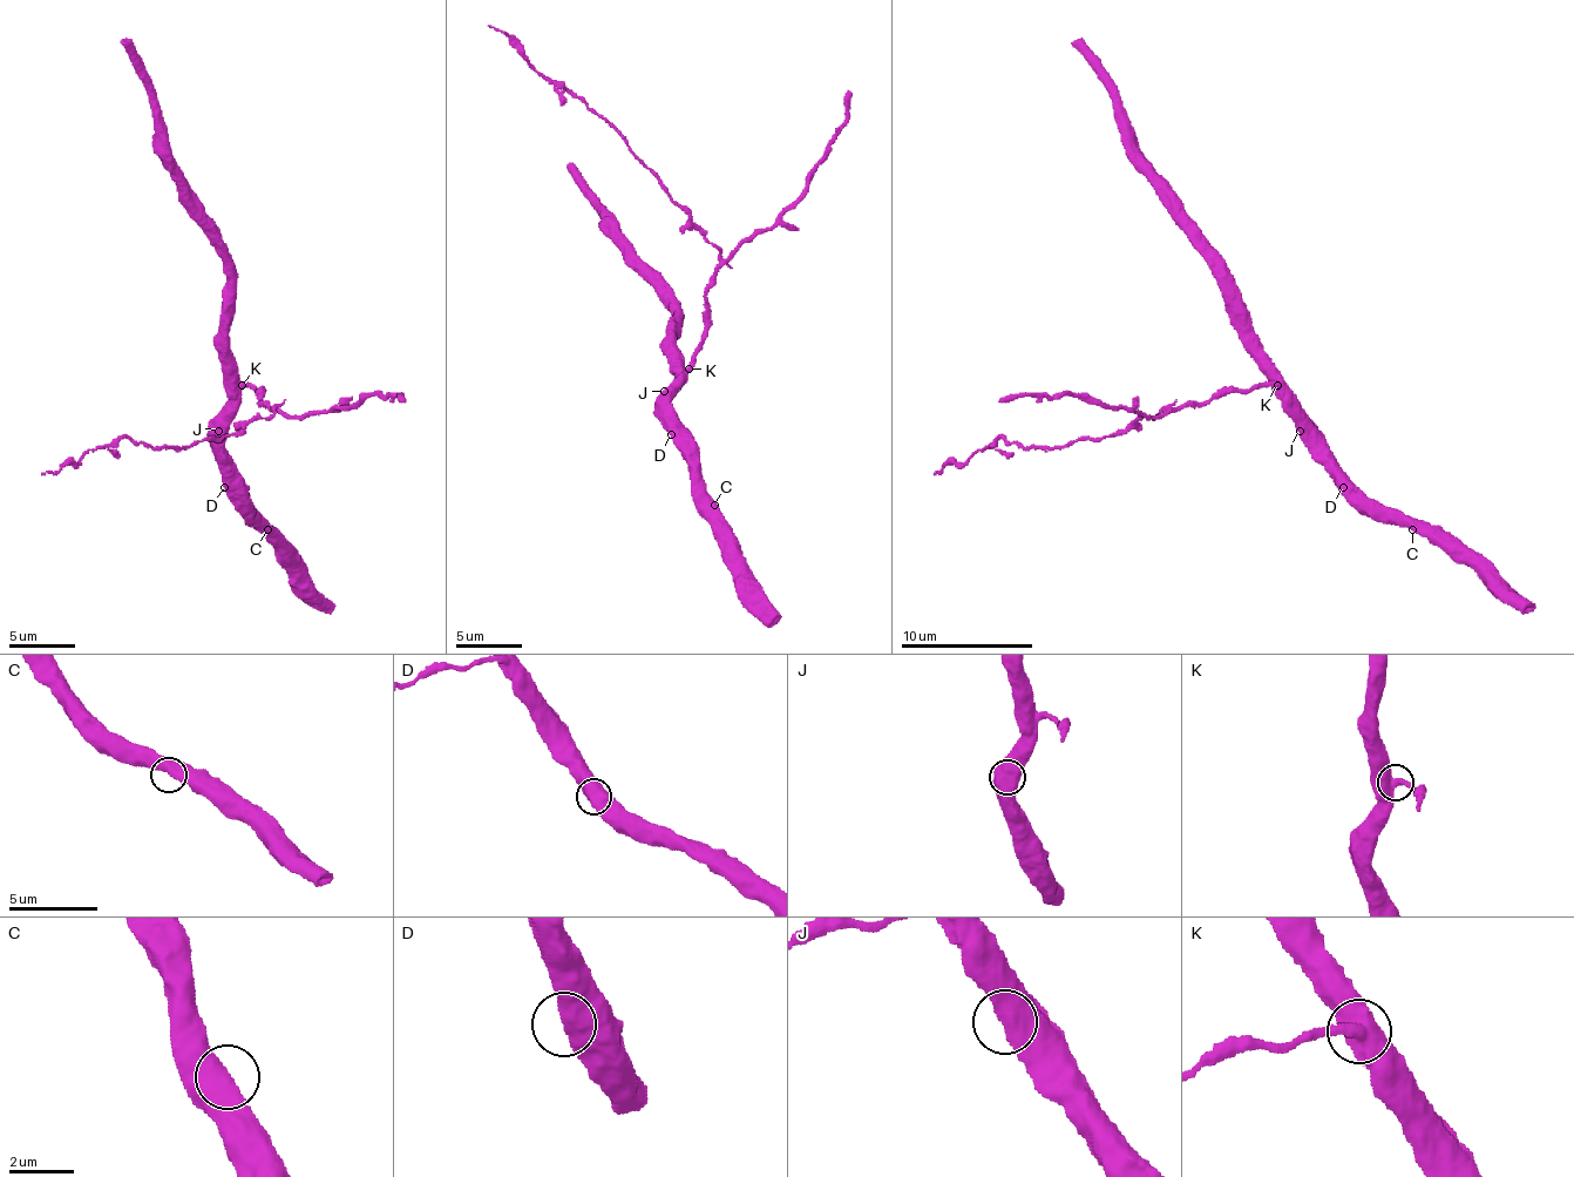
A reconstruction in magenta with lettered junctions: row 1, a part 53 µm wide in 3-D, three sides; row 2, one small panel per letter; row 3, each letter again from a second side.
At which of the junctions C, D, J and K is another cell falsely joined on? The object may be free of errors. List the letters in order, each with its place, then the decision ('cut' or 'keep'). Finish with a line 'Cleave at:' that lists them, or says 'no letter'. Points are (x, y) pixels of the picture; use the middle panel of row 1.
C: (714, 505) | keep
D: (671, 434) | keep
J: (664, 391) | keep
K: (689, 369) | cut
Cleave at: K

